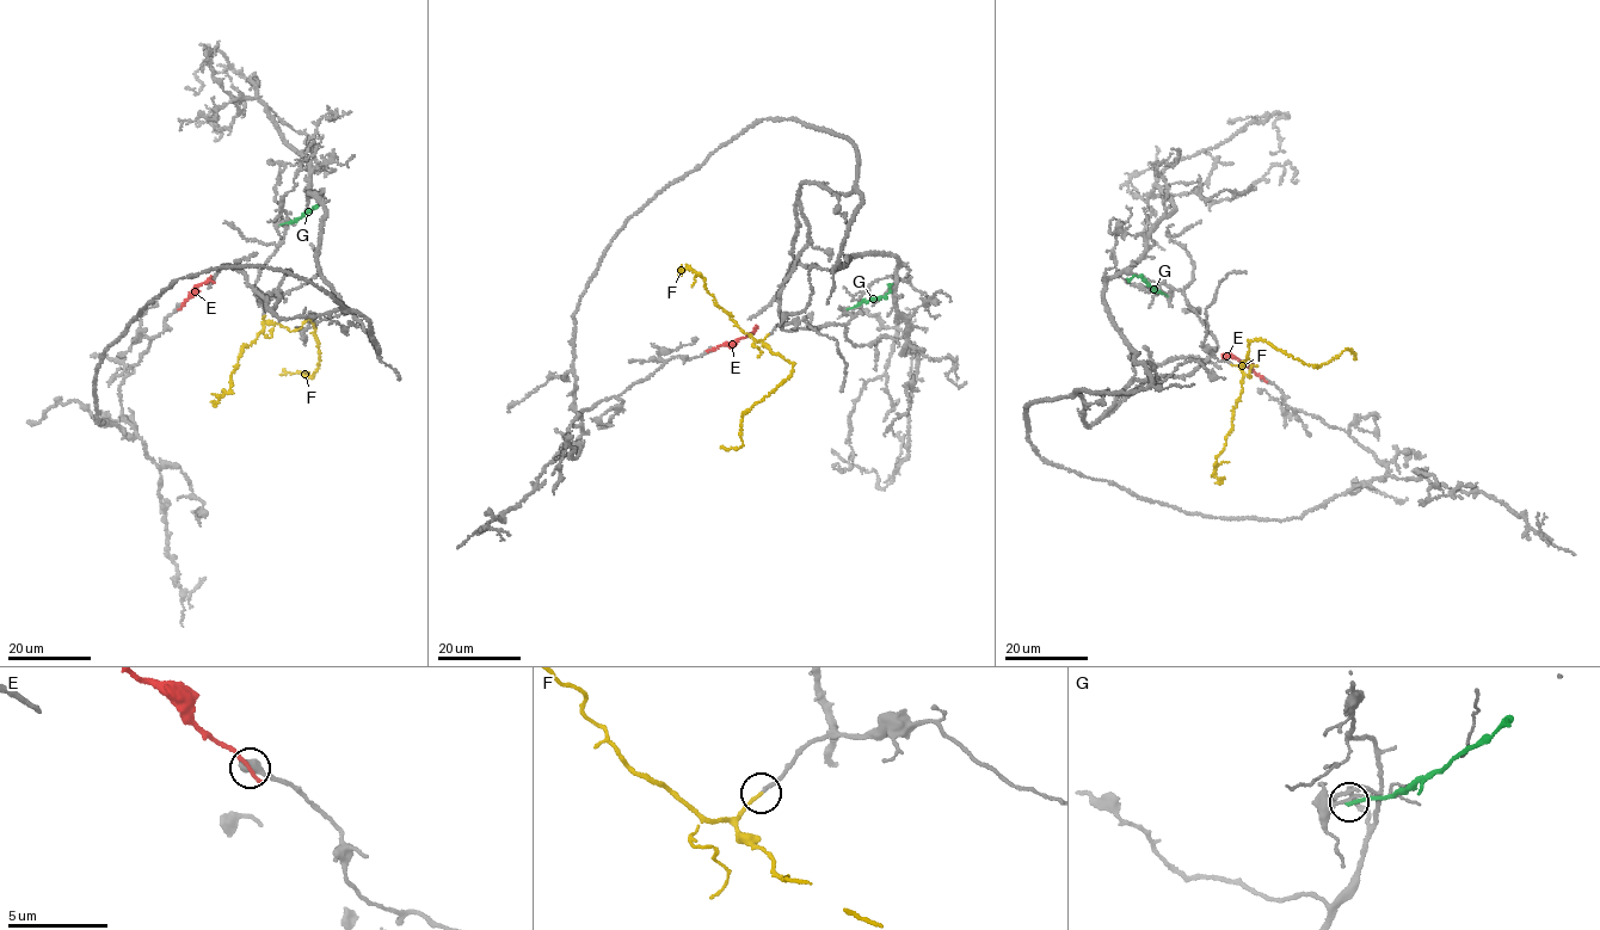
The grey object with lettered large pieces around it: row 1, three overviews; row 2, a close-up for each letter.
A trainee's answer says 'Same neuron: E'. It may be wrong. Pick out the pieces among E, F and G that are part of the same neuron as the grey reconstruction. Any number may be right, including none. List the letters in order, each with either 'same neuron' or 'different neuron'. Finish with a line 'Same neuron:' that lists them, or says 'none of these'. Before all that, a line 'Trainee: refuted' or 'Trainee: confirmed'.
Trainee: refuted
E: different neuron
F: same neuron
G: different neuron
Same neuron: F

